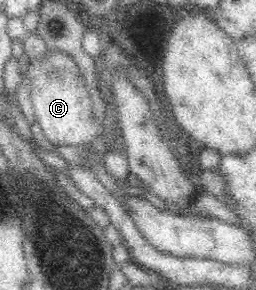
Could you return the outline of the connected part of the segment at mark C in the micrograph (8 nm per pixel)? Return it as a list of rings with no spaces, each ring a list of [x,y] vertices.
[[[46,48],[41,57],[28,58],[28,65],[21,71],[22,79],[26,79],[27,93],[31,109],[33,109],[34,123],[37,123],[47,141],[55,146],[70,147],[70,145],[90,144],[97,135],[97,124],[93,118],[91,98],[86,88],[85,80],[78,70],[76,61],[59,49]]]

